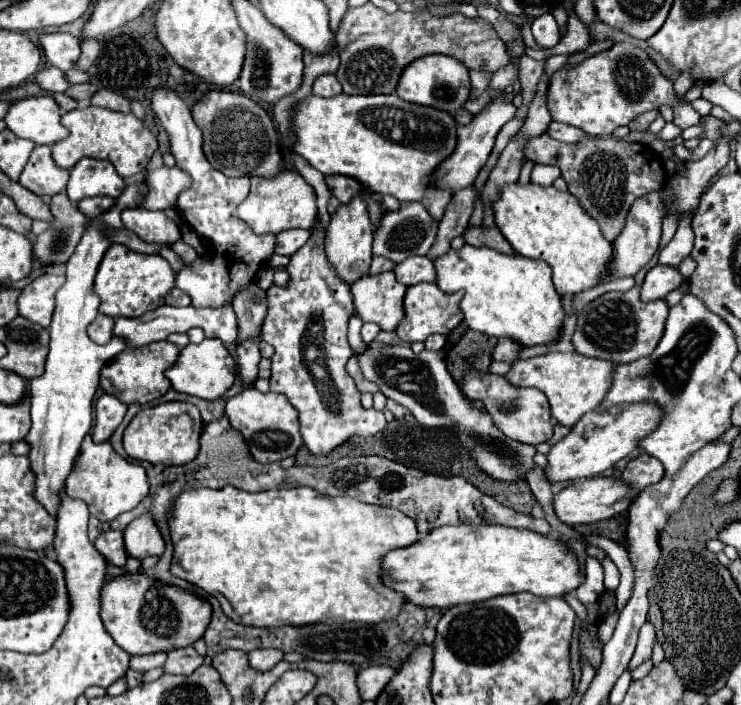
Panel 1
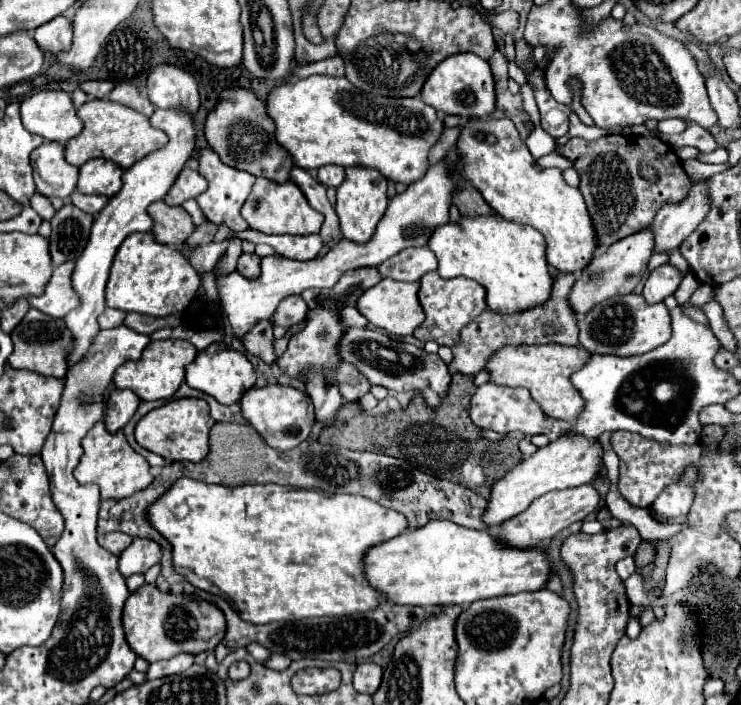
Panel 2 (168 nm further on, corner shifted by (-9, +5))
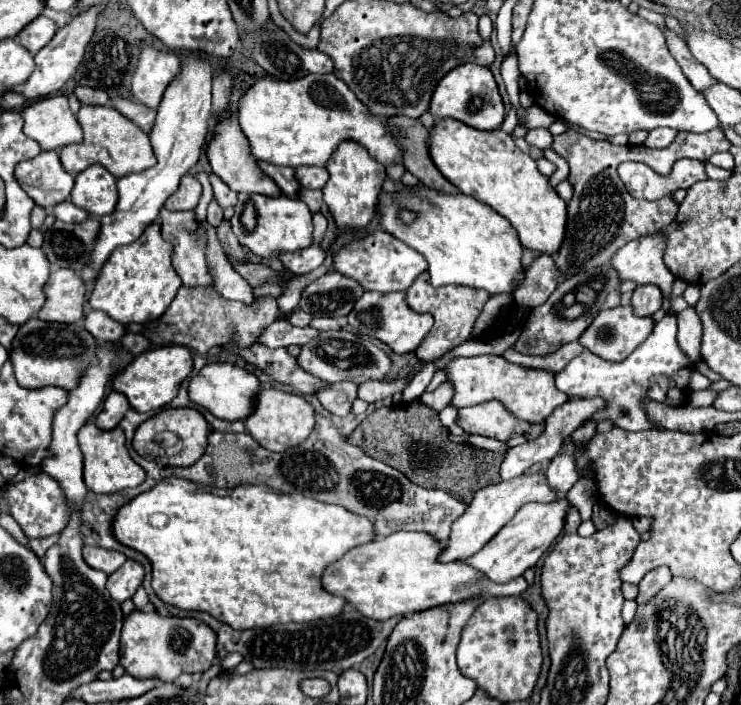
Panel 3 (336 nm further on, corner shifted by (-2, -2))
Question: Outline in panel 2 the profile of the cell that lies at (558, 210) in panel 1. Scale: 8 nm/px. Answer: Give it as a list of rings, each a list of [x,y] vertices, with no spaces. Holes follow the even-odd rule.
[[[470,120],[456,142],[462,174],[474,184],[494,212],[508,220],[534,226],[546,240],[546,258],[560,272],[582,270],[594,250],[596,236],[578,188],[564,182],[562,170],[540,168],[512,120]]]

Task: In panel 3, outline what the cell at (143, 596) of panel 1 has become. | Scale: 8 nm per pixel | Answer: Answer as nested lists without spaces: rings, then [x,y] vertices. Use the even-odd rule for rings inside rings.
[[[131,611],[123,621],[121,633],[121,665],[137,679],[157,677],[163,683],[175,681],[181,673],[207,671],[215,663],[215,631],[193,617],[159,615],[157,611]]]

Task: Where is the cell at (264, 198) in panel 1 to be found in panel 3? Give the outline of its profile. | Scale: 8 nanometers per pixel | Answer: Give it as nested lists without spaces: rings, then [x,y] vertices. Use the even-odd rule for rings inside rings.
[[[241,193],[231,217],[231,227],[239,243],[259,257],[275,257],[283,251],[297,251],[313,245],[313,221],[309,207],[303,201],[293,201],[285,195],[261,197]]]

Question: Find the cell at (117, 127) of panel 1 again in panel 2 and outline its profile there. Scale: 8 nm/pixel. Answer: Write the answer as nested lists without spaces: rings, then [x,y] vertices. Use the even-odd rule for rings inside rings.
[[[88,100],[78,108],[78,116],[84,122],[84,130],[80,136],[66,142],[66,160],[74,166],[82,166],[92,158],[106,158],[122,166],[124,170],[130,168],[134,162],[142,160],[144,156],[164,148],[168,144],[168,136],[162,130],[150,126],[148,118],[124,104],[112,100]]]

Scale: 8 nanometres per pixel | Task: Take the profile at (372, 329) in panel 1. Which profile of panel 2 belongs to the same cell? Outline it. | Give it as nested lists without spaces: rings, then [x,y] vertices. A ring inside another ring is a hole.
[[[346,306],[340,310],[340,322],[344,326],[368,326],[368,320],[354,306]]]

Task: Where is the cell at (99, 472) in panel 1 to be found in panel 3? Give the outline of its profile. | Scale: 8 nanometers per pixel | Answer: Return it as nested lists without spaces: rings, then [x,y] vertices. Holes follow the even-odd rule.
[[[89,423],[85,425],[85,429],[81,429],[77,439],[83,451],[83,481],[93,493],[97,495],[119,493],[127,487],[137,487],[145,481],[145,471],[131,459],[125,447],[125,435],[121,427],[111,429],[111,431],[101,431],[97,429],[95,423]]]

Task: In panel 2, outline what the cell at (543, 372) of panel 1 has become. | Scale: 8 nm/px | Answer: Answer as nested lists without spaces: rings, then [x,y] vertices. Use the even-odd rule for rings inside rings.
[[[504,346],[500,348],[490,362],[486,362],[486,370],[490,374],[492,384],[510,386],[510,388],[528,388],[534,402],[544,410],[546,416],[556,420],[572,422],[578,418],[580,410],[584,408],[584,400],[572,388],[570,374],[580,370],[584,362],[588,362],[588,352],[584,348],[570,348],[570,346]]]

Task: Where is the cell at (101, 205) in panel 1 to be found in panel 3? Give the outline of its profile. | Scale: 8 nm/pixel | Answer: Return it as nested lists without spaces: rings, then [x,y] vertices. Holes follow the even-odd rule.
[[[63,201],[61,205],[57,205],[57,207],[53,209],[53,215],[55,215],[57,219],[69,221],[69,223],[73,223],[73,221],[85,221],[85,219],[89,217],[85,209],[79,209],[79,207],[73,205],[71,201]]]

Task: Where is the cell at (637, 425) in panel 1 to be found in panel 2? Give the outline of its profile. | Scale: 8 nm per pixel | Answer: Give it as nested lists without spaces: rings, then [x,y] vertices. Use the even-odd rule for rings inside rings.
[[[572,436],[572,438],[558,438],[550,442],[544,448],[538,448],[532,456],[524,458],[520,464],[516,464],[504,478],[500,478],[490,492],[488,506],[484,510],[484,522],[488,528],[500,526],[502,522],[510,520],[512,516],[524,512],[532,500],[538,496],[552,492],[552,490],[564,490],[564,488],[574,488],[582,484],[590,484],[600,468],[602,460],[602,446],[594,438],[584,438],[584,436]]]

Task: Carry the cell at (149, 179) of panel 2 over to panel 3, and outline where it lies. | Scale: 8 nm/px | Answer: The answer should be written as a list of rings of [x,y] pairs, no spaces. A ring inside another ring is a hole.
[[[189,55],[183,59],[179,77],[167,87],[163,101],[157,109],[155,125],[149,133],[151,145],[157,155],[157,165],[145,169],[141,173],[125,175],[117,181],[119,187],[119,201],[115,211],[101,217],[101,229],[95,241],[93,255],[89,259],[89,267],[99,273],[103,263],[109,259],[111,251],[119,245],[129,245],[137,241],[143,231],[157,221],[159,209],[163,207],[165,199],[175,193],[179,187],[179,179],[199,161],[201,147],[207,141],[209,133],[209,115],[211,115],[211,77],[213,67],[205,57]]]

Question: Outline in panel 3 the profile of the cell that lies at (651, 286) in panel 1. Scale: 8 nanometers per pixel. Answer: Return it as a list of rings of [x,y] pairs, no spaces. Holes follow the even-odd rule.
[[[639,285],[633,291],[631,305],[635,313],[641,317],[651,317],[657,309],[661,309],[661,303],[663,303],[663,295],[657,285]]]

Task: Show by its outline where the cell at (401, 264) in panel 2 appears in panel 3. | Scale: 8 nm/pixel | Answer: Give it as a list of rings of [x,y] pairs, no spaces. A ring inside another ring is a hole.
[[[375,231],[373,235],[367,235],[361,241],[347,243],[341,251],[337,251],[333,257],[333,267],[339,273],[359,281],[367,291],[387,293],[387,291],[407,291],[411,283],[423,271],[427,271],[427,261],[421,257],[421,253],[409,249],[409,245],[395,239],[387,231]]]

